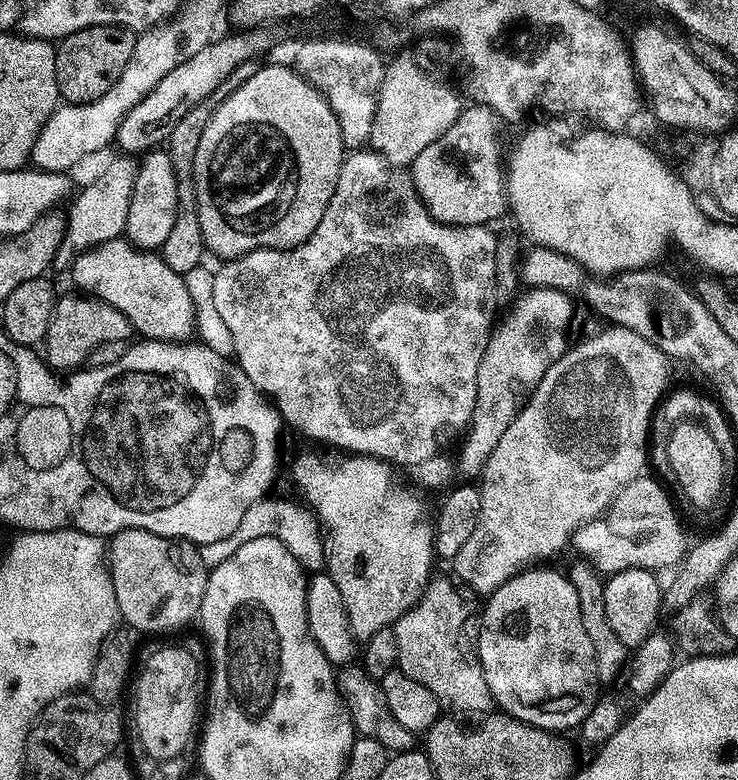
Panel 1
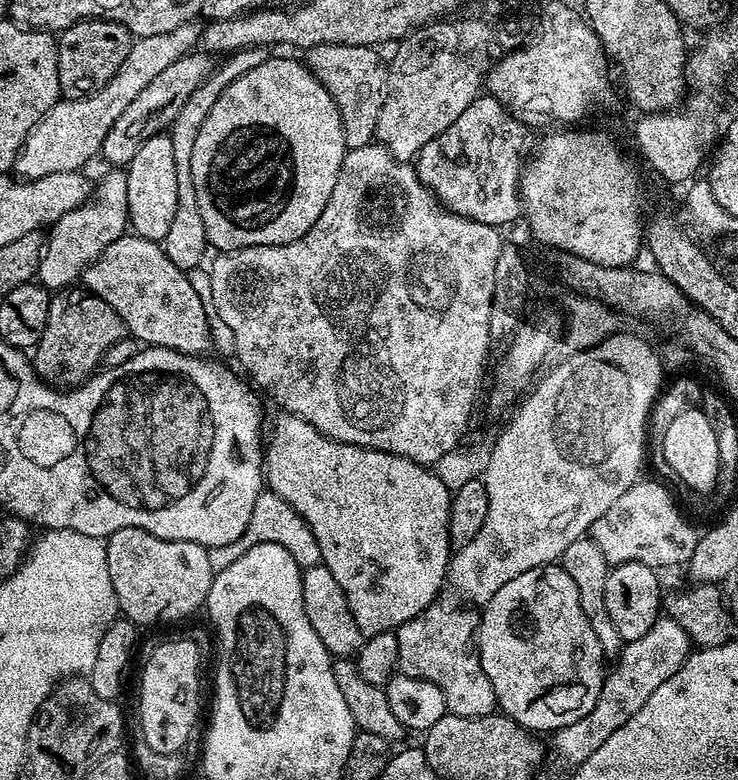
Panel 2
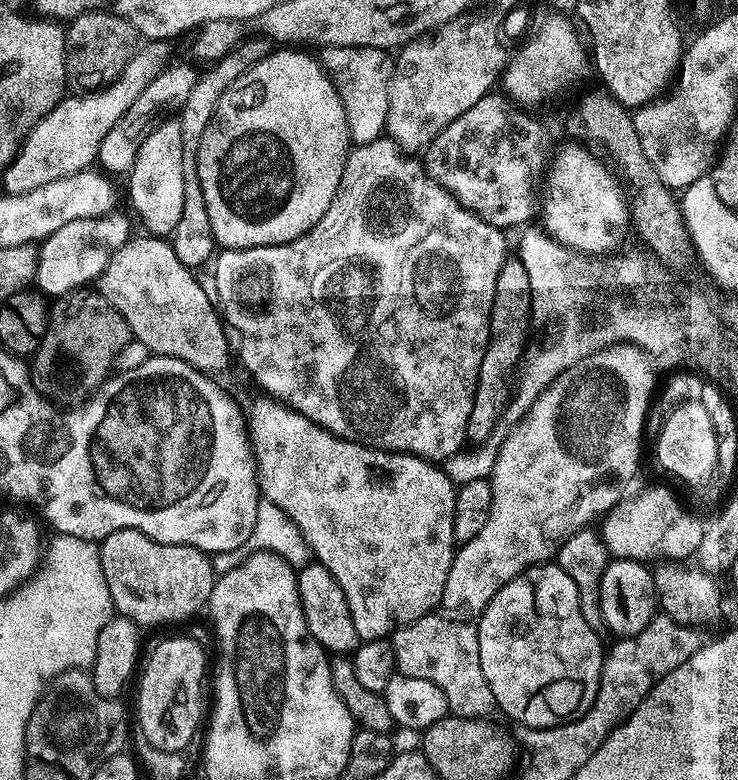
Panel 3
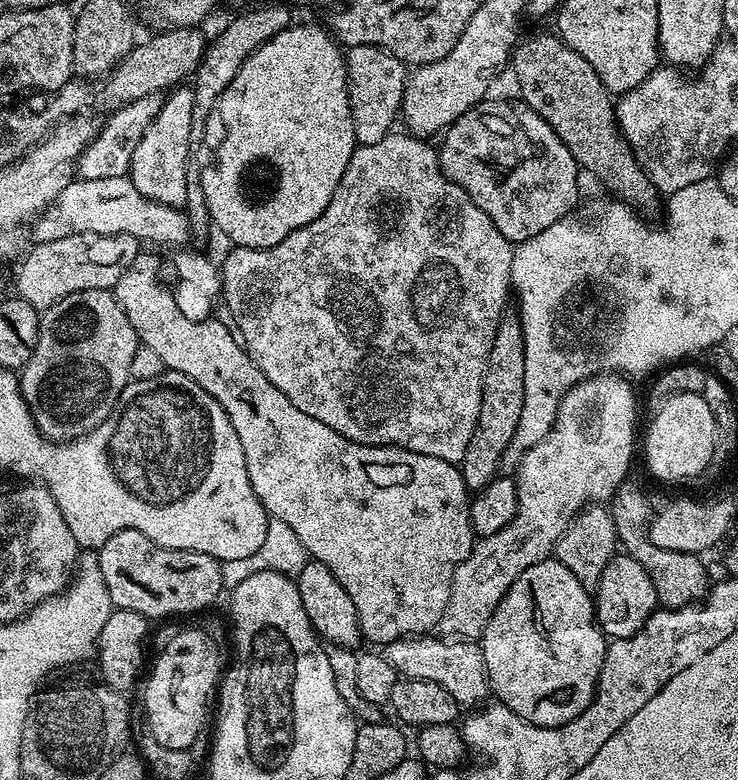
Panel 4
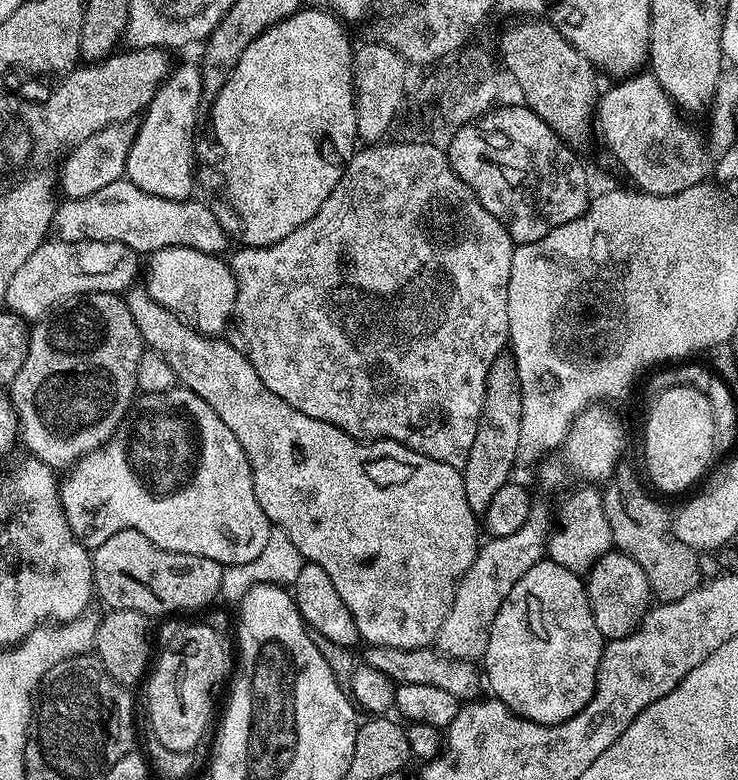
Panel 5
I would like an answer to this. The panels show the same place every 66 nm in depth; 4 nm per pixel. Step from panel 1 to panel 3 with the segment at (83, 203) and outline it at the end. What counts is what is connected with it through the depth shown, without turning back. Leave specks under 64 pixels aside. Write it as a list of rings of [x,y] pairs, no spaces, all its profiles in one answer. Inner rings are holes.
[[[95,221],[68,222],[39,245],[34,284],[45,297],[59,298],[91,285],[91,280],[99,281],[112,255],[130,238],[131,230],[124,222],[119,226],[98,225]]]

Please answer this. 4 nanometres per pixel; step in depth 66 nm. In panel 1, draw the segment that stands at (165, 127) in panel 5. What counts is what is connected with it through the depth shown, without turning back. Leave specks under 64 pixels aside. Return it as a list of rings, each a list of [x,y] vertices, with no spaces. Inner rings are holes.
[[[149,150],[139,161],[139,172],[134,182],[133,196],[130,198],[129,213],[123,235],[129,244],[141,250],[163,249],[166,237],[174,226],[178,210],[178,186],[176,175],[167,151]]]

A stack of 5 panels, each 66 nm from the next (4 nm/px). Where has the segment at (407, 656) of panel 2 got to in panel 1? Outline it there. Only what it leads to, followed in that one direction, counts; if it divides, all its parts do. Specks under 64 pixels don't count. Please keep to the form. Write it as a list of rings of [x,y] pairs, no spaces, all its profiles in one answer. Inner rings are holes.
[[[429,579],[420,600],[396,620],[394,627],[398,638],[399,671],[414,678],[414,682],[422,682],[422,686],[426,686],[426,690],[438,698],[441,709],[448,711],[449,708],[452,711],[449,713],[491,713],[494,701],[490,686],[486,686],[480,656],[476,653],[472,604],[451,579],[436,579]]]

